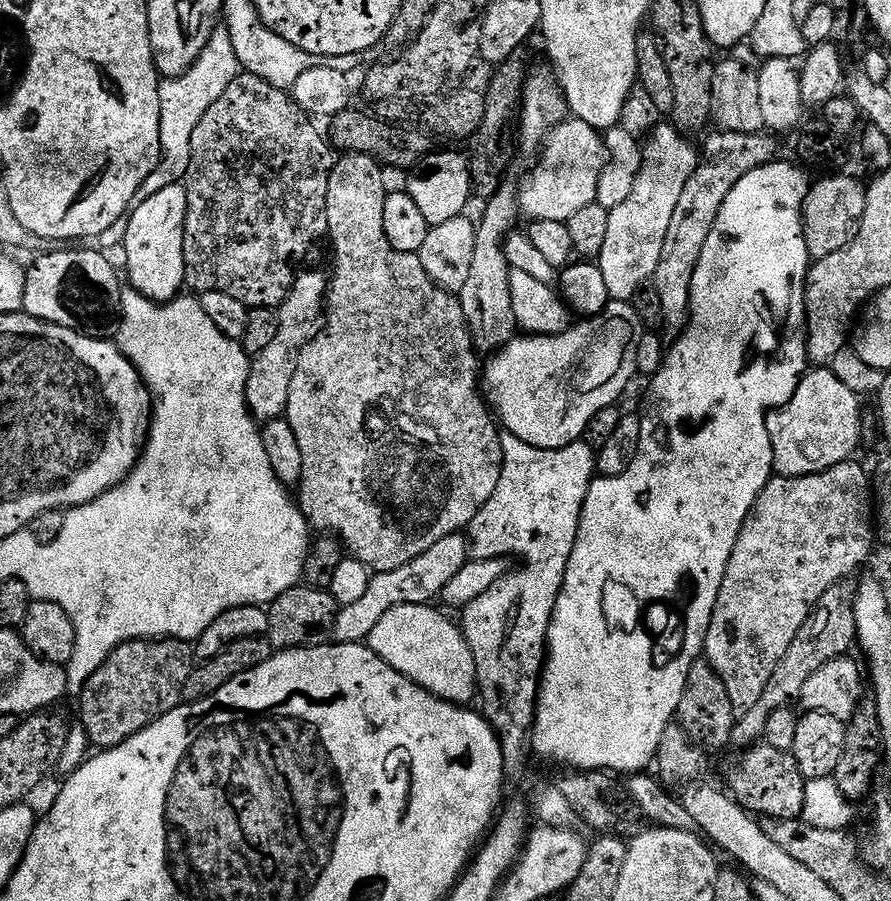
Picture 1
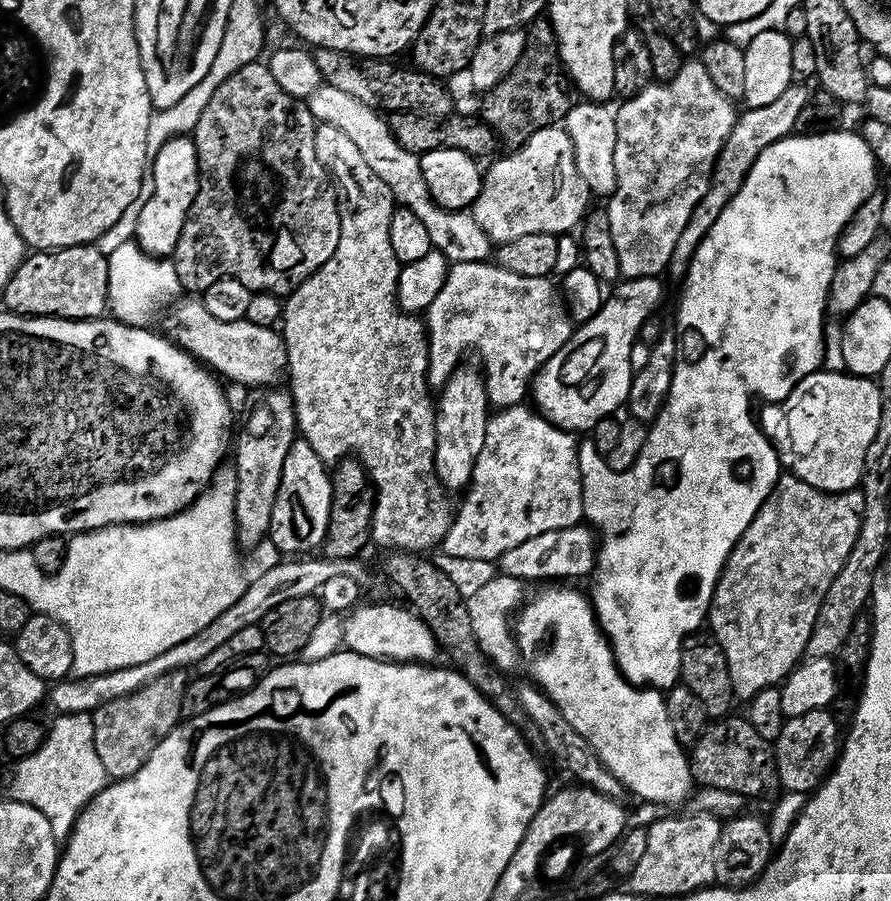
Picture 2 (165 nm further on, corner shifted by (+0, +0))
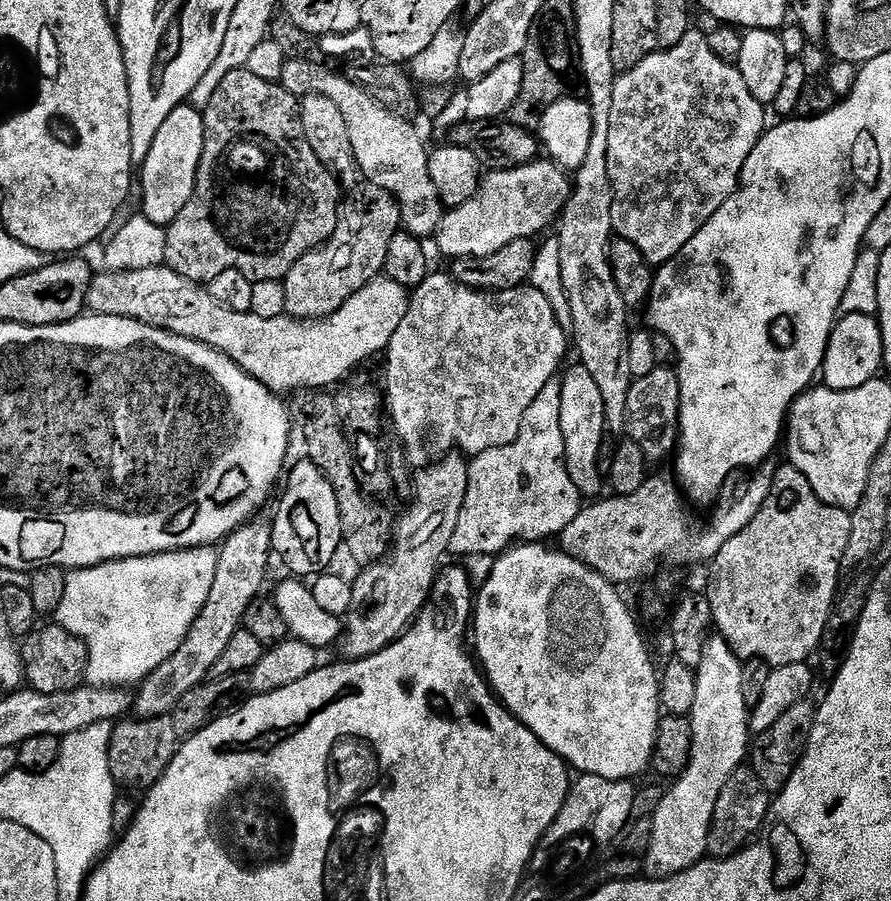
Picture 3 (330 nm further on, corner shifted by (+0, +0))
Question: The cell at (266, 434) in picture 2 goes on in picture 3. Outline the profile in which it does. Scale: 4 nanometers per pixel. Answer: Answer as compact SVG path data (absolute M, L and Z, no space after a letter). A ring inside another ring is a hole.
M257 514L234 530L219 545L214 570L214 586L210 586L210 598L198 614L194 626L186 634L182 646L166 662L143 677L134 696L134 712L141 720L153 720L156 716L168 716L182 694L190 694L194 686L204 683L210 674L210 666L222 658L230 638L242 627L246 609L261 595L264 579L268 576L268 563L274 560L272 550L271 515Z

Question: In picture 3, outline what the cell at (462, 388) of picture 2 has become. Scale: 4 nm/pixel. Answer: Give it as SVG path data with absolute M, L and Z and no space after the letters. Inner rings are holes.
M449 454L437 464L415 473L412 501L395 521L388 555L376 564L367 565L361 571L364 573L351 581L352 601L342 624L342 643L339 645L345 661L361 660L389 648L425 611L432 594L432 583L442 568L440 559L449 555L450 538L454 538L462 502L466 502L468 466L469 461L463 455Z

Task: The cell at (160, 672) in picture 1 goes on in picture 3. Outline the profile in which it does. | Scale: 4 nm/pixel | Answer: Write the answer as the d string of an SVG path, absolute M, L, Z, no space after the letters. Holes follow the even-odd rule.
M156 716L153 720L121 719L110 738L110 774L121 789L133 788L143 793L160 781L176 756L177 747L178 737L168 716Z

